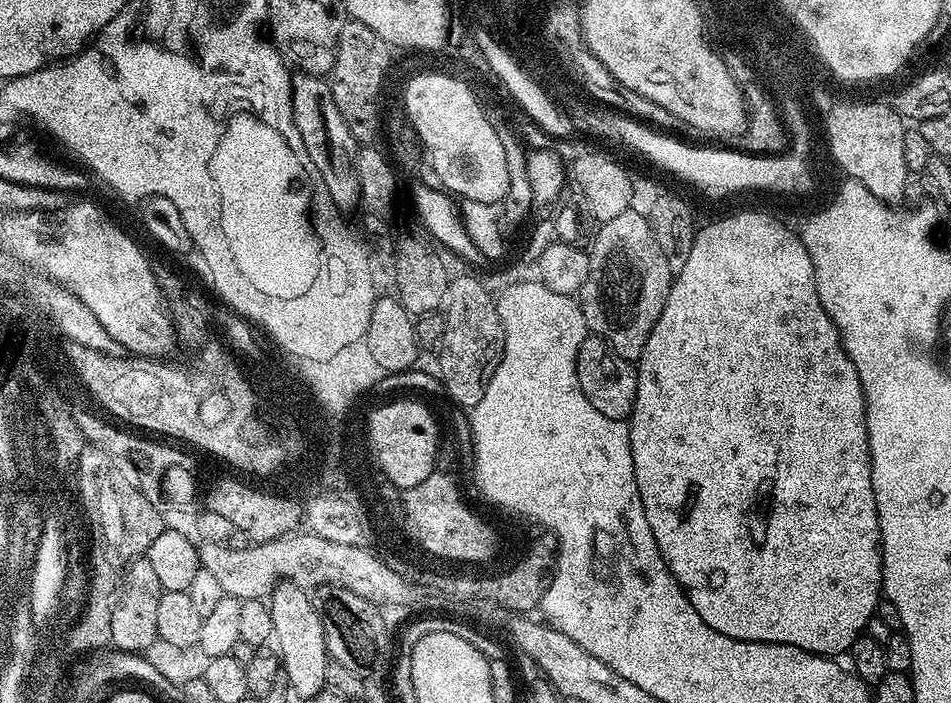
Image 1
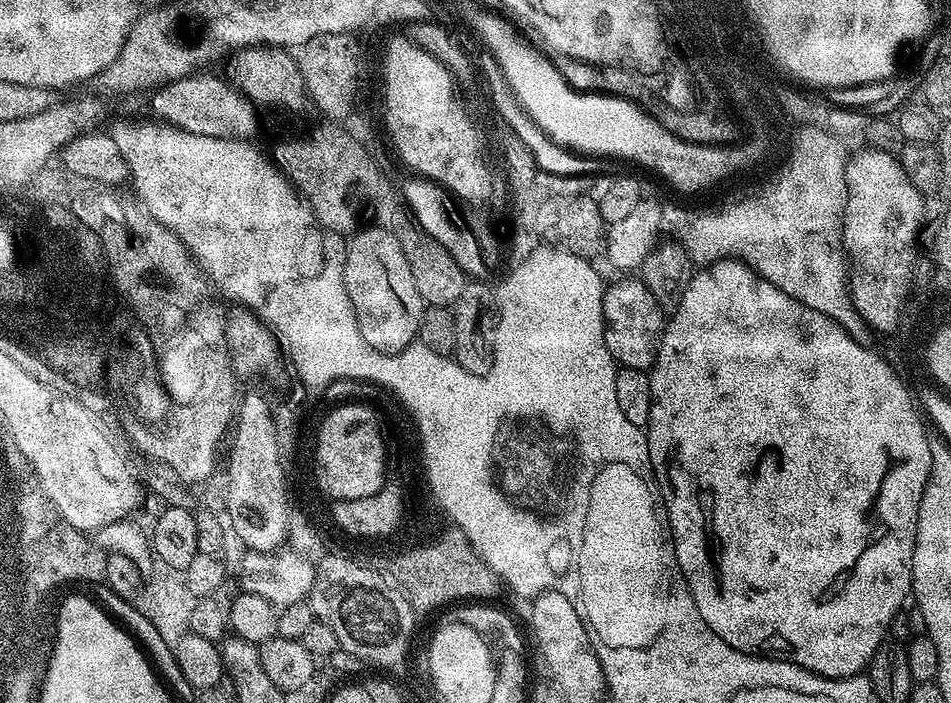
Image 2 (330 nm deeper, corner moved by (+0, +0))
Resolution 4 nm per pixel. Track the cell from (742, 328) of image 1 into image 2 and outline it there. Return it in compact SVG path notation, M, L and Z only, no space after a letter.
M718 260L718 261L716 261L716 263L714 263L714 264L712 264L712 265L711 265L711 266L709 266L709 267L708 267L708 268L709 268L709 269L708 269L708 270L707 270L707 271L706 271L706 272L705 272L705 275L704 275L704 276L700 276L700 275L697 275L697 276L694 276L694 277L693 277L693 278L692 278L692 280L691 280L691 281L689 281L689 282L688 282L688 289L687 289L687 290L686 290L686 294L682 294L682 302L681 302L681 303L680 303L680 305L679 305L679 306L677 306L677 307L676 307L676 311L675 311L675 312L673 312L673 313L671 313L671 316L670 316L670 319L669 319L669 320L668 320L668 321L667 321L667 324L666 324L666 327L665 327L665 329L664 329L664 331L663 331L663 333L662 333L662 335L661 335L661 337L660 337L660 342L659 342L659 345L658 345L658 347L657 347L657 350L656 350L656 362L655 362L655 365L654 365L654 367L653 367L653 368L652 368L652 369L651 369L651 372L650 372L650 390L651 390L651 391L652 391L652 405L651 405L651 406L650 406L650 418L649 418L649 419L648 419L648 426L647 426L647 429L646 429L646 435L647 435L647 438L648 438L648 449L649 449L649 450L650 450L650 462L651 462L651 463L652 463L652 475L653 475L653 476L655 476L655 478L656 478L656 487L657 487L657 489L658 489L658 496L659 496L659 499L660 499L660 500L661 500L661 501L662 501L662 512L663 512L663 515L664 515L664 516L665 516L665 517L666 517L666 528L667 528L667 531L668 531L668 532L669 532L669 533L670 533L670 542L671 542L671 543L672 543L672 545L673 545L673 546L674 546L674 550L675 550L675 551L676 551L676 567L677 567L677 568L679 568L679 570L680 570L680 573L682 573L682 574L683 574L683 575L684 575L684 583L685 583L685 584L687 584L687 586L688 586L688 589L689 589L689 590L690 590L690 594L691 594L691 595L692 595L692 597L693 597L693 598L694 598L694 606L698 606L698 614L702 614L702 622L706 622L706 626L710 626L710 630L714 630L714 634L718 634L718 638L722 638L722 642L726 642L726 643L727 643L727 644L729 644L729 645L730 645L730 647L732 647L732 648L733 648L733 650L735 650L735 651L736 651L736 652L744 652L744 653L745 653L745 654L746 654L746 655L748 655L748 656L767 656L767 657L768 657L768 659L769 659L769 660L788 660L788 661L790 661L790 663L792 663L792 664L797 664L797 665L798 665L798 666L802 666L802 667L803 667L803 668L805 668L805 669L806 669L806 670L810 670L810 671L811 671L811 672L813 672L813 673L814 673L814 674L818 674L818 675L819 675L819 676L824 676L824 677L825 677L825 678L827 678L827 679L828 679L828 680L841 680L841 679L842 679L842 678L846 678L846 677L847 677L847 676L858 676L858 675L861 675L861 673L863 673L863 672L864 672L864 671L865 671L865 669L867 669L867 666L868 666L868 663L869 663L869 662L870 662L870 661L872 661L872 659L873 659L873 658L874 658L874 654L875 654L875 653L876 653L876 651L877 651L877 650L878 650L878 646L879 646L879 645L880 645L880 644L882 644L882 643L885 643L885 640L886 640L886 637L887 637L887 636L884 636L884 635L886 635L886 634L887 634L887 632L888 632L888 627L890 627L890 626L891 626L891 624L892 624L892 619L894 619L894 618L895 618L895 616L896 616L896 611L898 611L898 610L899 610L899 608L900 608L900 607L902 607L902 606L903 606L903 604L904 604L904 603L906 603L906 602L907 602L907 603L909 603L909 600L910 600L910 597L911 597L911 595L912 595L912 555L913 555L913 554L914 554L914 546L915 546L915 545L916 545L916 519L917 519L917 518L918 518L918 510L919 510L919 509L920 509L920 499L921 499L921 498L922 498L922 494L923 494L923 493L924 493L924 487L926 487L926 485L928 485L928 476L929 476L929 474L931 474L931 473L932 473L932 453L933 453L933 451L934 451L934 448L933 448L933 445L931 445L931 446L930 446L930 445L928 445L928 436L927 436L927 434L926 434L926 433L924 433L924 428L923 428L923 426L922 426L922 425L920 425L920 418L921 418L921 420L922 420L922 412L921 412L921 409L920 409L920 408L919 408L919 407L918 407L918 404L917 404L917 401L916 401L916 400L915 400L915 399L914 399L914 396L913 396L913 393L912 393L912 392L911 392L911 391L910 391L910 388L909 388L909 385L908 385L908 384L907 384L907 383L905 383L905 381L904 381L904 380L902 380L902 379L901 379L901 378L900 378L900 376L898 376L898 375L897 375L897 371L896 371L896 370L895 370L895 369L893 369L893 368L891 368L891 367L890 367L890 366L888 366L888 365L887 365L887 362L886 362L886 361L884 361L884 360L883 360L883 358L882 358L882 357L880 357L880 356L879 356L879 354L878 354L878 352L877 352L877 351L876 351L876 350L873 350L873 349L872 349L872 348L871 348L871 347L868 347L868 346L865 346L865 345L864 345L864 344L862 344L862 343L860 343L860 342L858 342L858 341L855 341L855 340L854 340L854 338L852 338L852 337L851 337L851 335L850 335L850 334L848 334L848 333L847 333L847 330L846 330L846 329L844 329L844 326L843 326L843 325L841 325L841 324L840 324L840 323L839 323L839 321L837 321L837 320L836 320L836 319L835 319L835 318L833 318L833 317L832 317L832 316L831 316L831 315L829 315L829 316L828 316L828 315L826 315L826 314L822 314L822 313L821 313L821 312L819 312L819 311L818 311L818 310L810 310L810 306L806 306L806 305L805 305L805 304L804 304L804 303L803 303L803 302L801 302L801 300L795 300L795 299L794 299L794 298L790 298L790 294L786 294L786 293L785 293L785 292L783 292L783 290L782 290L782 289L781 289L781 288L779 288L779 287L778 287L778 286L774 286L774 285L773 285L773 284L772 284L772 283L770 283L770 282L769 282L769 281L768 281L768 280L763 280L763 278L762 278L762 277L760 277L760 276L758 276L758 275L756 275L756 273L755 273L755 272L753 272L753 271L752 271L752 269L751 269L751 268L749 268L749 267L748 267L748 265L747 265L747 264L745 264L745 263L743 263L743 262L741 262L741 261L740 261L740 260Z

